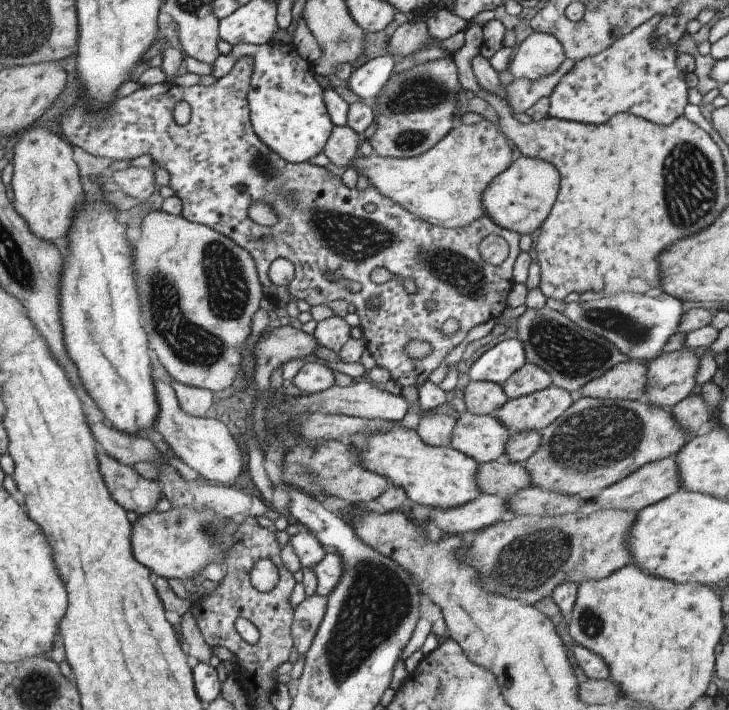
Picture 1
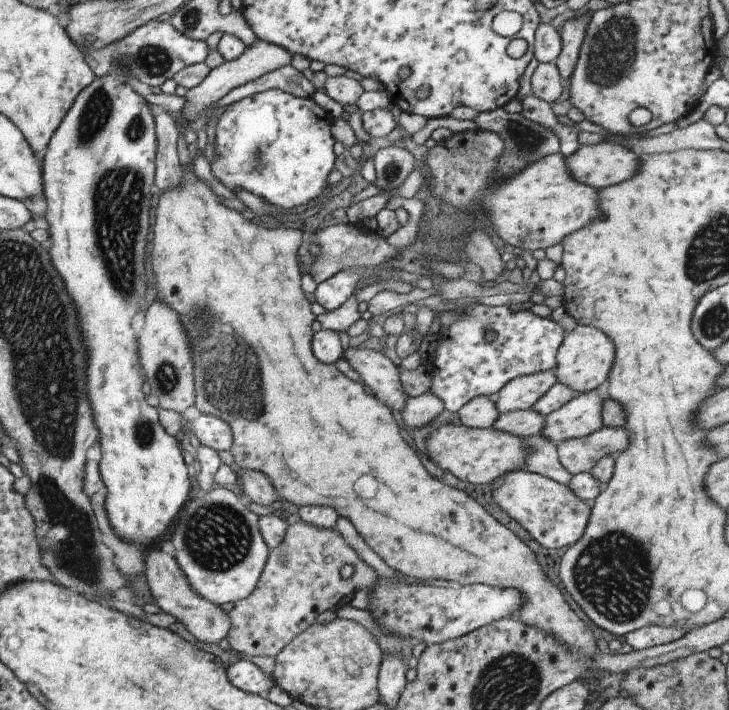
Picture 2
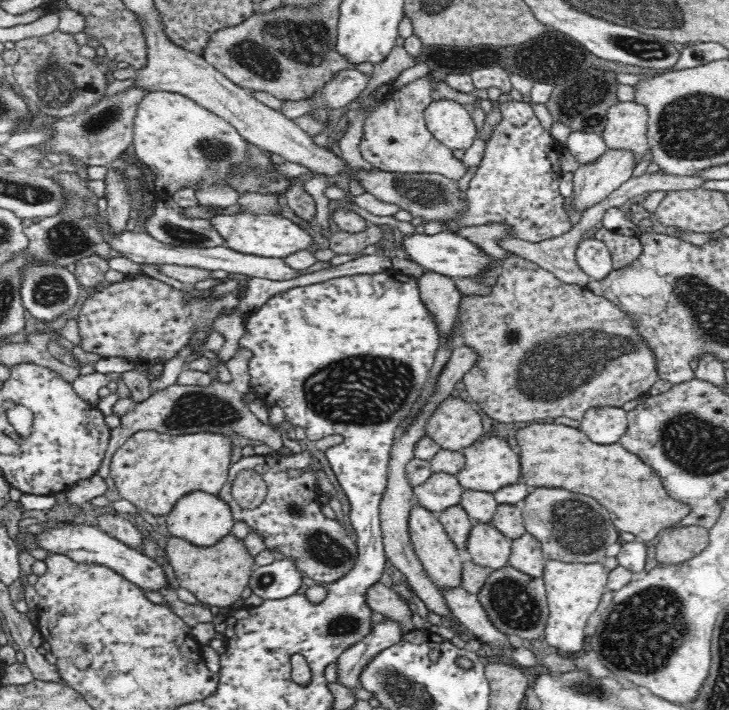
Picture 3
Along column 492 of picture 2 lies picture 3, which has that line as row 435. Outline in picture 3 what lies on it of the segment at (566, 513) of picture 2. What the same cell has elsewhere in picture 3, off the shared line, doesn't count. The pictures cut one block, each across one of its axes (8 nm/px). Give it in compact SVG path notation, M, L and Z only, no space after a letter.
M483 434L465 449L461 449L465 456L464 468L456 475L463 489L496 492L502 486L516 484L521 478L521 462L519 454L510 447L510 444L500 436Z

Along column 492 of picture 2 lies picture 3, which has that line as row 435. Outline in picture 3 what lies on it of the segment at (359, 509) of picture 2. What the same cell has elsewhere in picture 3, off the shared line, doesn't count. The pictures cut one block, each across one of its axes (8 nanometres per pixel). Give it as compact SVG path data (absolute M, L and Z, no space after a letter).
M532 424L528 428L522 428L516 436L518 446L520 446L520 462L521 462L521 478L520 481L526 483L530 488L534 487L548 487L548 488L565 488L572 492L579 492L595 498L607 511L614 523L615 528L620 532L630 532L634 534L636 540L645 542L652 540L659 536L660 532L664 529L668 529L676 524L680 524L681 520L691 513L691 508L688 504L684 504L675 498L672 498L668 491L664 488L660 474L656 472L651 466L648 466L636 453L630 452L627 448L624 448L623 444L615 442L614 444L596 444L586 437L584 432L579 429L570 428L570 426L563 426L562 424Z

